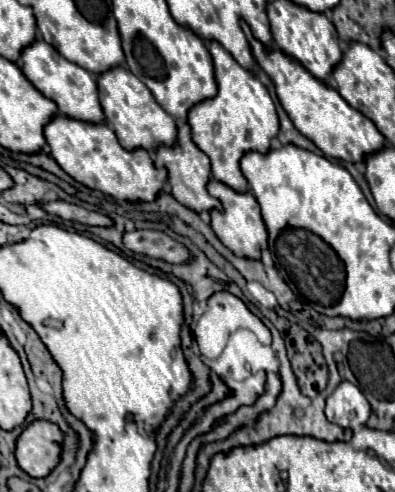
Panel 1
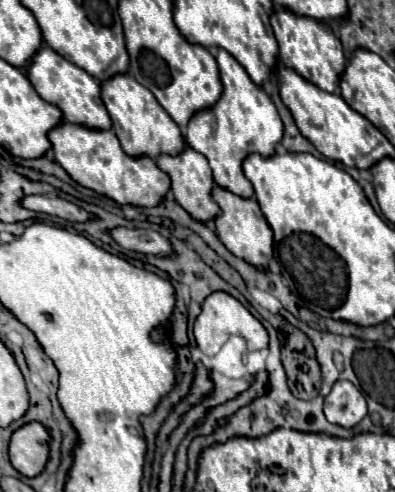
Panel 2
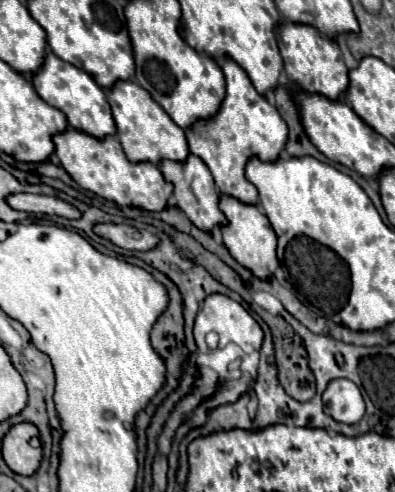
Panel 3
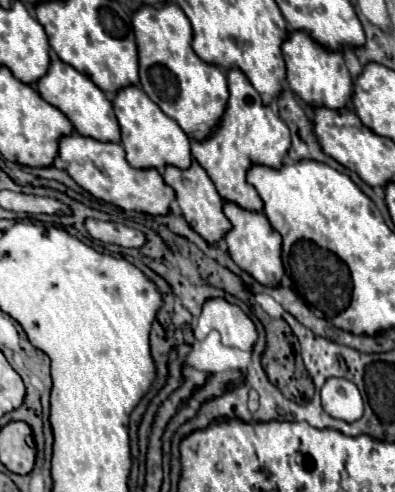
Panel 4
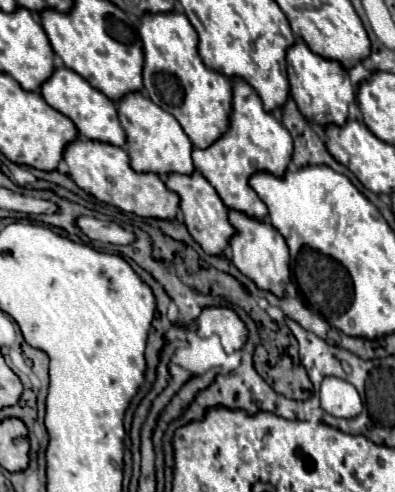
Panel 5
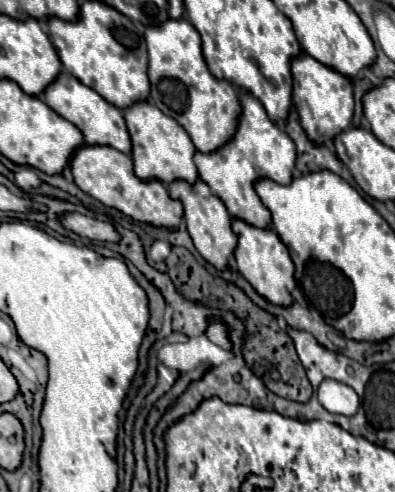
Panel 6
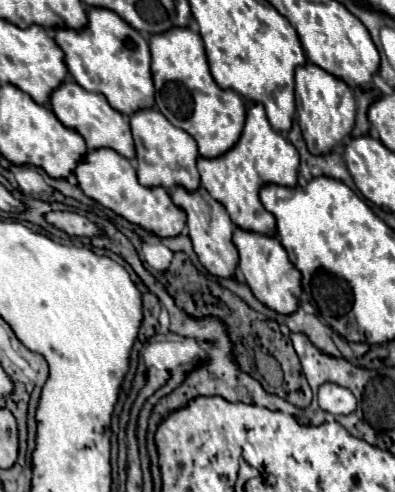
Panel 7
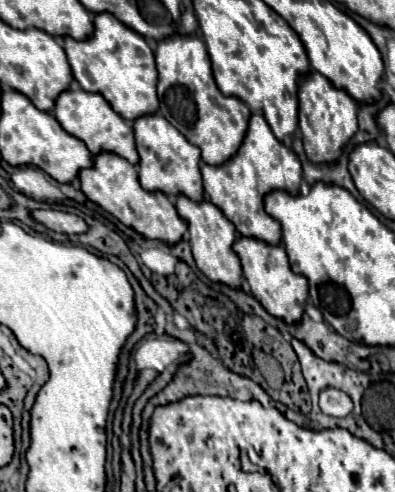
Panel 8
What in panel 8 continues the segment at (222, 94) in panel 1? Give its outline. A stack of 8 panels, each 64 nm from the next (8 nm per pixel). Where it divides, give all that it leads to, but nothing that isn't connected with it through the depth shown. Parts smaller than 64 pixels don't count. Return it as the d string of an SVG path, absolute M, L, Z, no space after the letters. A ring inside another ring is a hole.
M252 114L246 138L238 154L220 166L202 164L202 178L208 200L216 204L220 212L224 212L240 236L256 238L272 246L280 244L280 224L276 224L276 220L264 212L264 196L276 188L284 188L284 192L300 192L302 168L296 154L280 140L276 140L262 114Z

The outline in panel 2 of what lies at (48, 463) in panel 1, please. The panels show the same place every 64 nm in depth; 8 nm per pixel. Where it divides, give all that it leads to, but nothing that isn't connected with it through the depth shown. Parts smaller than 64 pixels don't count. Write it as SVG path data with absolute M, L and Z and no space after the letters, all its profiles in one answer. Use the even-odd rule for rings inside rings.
M30 422L20 426L8 444L12 466L24 476L38 476L48 460L48 432L42 424Z

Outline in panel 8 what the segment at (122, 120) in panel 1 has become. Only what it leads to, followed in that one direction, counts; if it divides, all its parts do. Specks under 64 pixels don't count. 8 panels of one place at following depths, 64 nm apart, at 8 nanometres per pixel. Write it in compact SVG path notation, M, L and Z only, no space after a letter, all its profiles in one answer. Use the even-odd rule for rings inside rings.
M148 114L134 120L136 146L140 154L140 184L146 192L164 192L166 196L184 194L190 200L204 200L200 176L200 150L190 144L168 120L160 114Z

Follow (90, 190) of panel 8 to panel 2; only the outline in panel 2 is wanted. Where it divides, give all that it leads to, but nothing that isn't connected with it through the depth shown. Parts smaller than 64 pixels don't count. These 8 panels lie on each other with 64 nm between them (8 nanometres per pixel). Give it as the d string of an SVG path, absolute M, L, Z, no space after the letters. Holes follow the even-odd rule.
M62 122L54 130L50 130L48 138L52 142L56 162L70 174L72 180L76 180L84 188L94 190L96 194L116 200L118 204L154 208L170 190L170 178L156 166L156 162L146 156L132 158L124 154L116 134L110 130L96 132L80 124Z

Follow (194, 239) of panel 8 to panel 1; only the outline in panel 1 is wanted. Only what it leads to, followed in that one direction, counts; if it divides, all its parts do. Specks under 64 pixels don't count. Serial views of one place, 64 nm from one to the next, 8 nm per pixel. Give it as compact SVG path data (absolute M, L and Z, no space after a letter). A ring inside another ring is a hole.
M182 124L178 126L178 138L174 142L174 146L160 146L156 148L154 152L154 164L158 168L166 168L168 170L168 184L170 184L170 190L172 190L172 196L184 204L186 208L194 210L194 212L210 212L214 208L220 208L220 202L216 198L212 198L206 190L206 184L208 180L212 178L210 174L210 160L208 156L192 142L190 138L190 126L188 124Z

